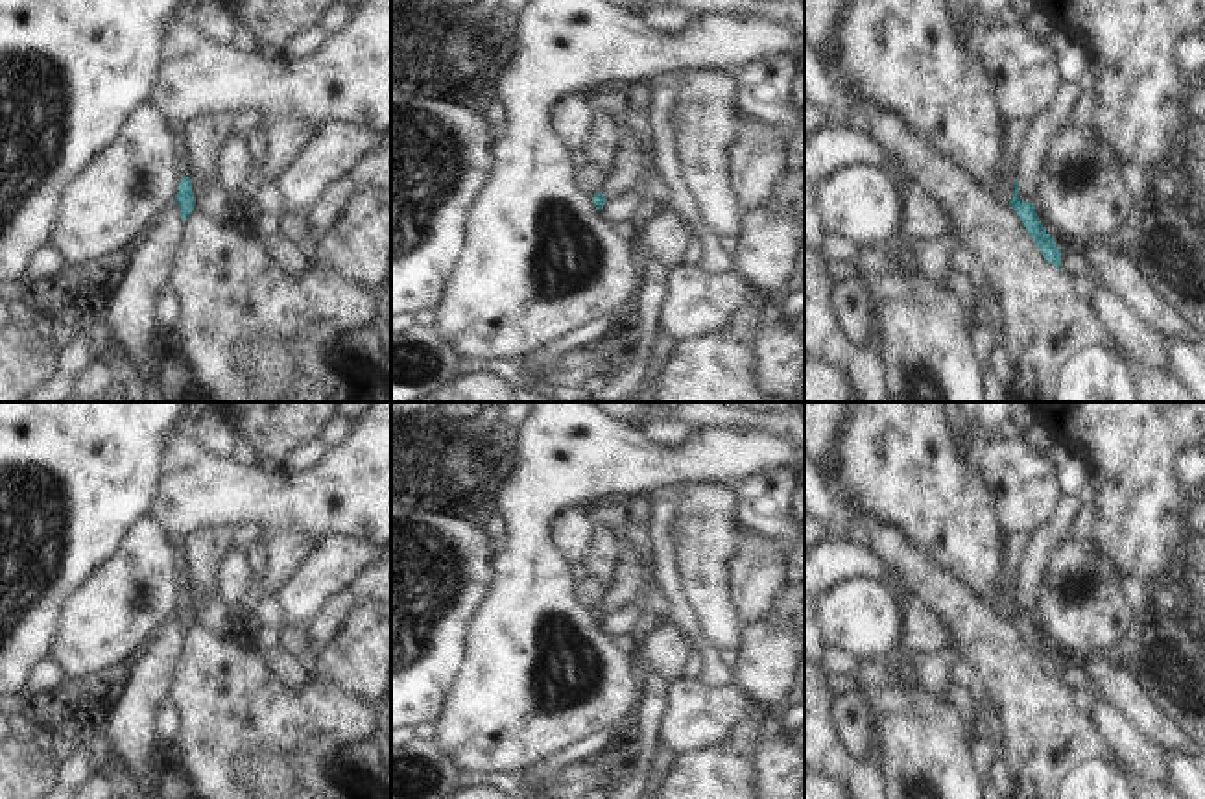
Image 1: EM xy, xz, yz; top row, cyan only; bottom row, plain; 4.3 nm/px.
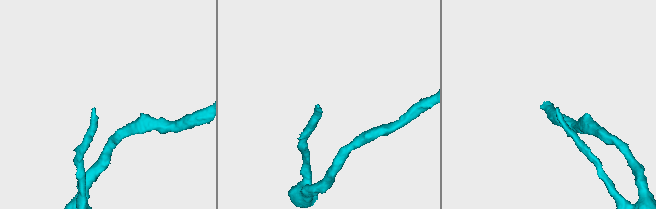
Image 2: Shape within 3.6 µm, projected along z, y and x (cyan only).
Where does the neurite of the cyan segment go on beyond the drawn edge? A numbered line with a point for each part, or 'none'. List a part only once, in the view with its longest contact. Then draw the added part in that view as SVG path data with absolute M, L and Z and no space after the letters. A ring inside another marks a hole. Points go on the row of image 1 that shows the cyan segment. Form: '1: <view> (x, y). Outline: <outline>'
none

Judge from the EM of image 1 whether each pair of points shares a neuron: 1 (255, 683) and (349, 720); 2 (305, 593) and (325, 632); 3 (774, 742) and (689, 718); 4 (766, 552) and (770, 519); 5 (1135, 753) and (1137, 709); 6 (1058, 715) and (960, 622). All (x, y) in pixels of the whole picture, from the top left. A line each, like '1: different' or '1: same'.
1: same
2: different
3: same
4: different
5: different
6: same

